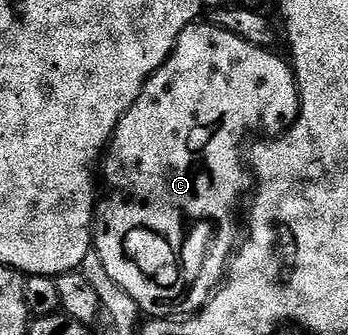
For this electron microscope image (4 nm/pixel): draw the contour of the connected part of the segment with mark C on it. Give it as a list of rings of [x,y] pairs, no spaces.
[[[196,21],[180,33],[168,61],[153,77],[146,82],[140,97],[124,113],[114,131],[114,138],[108,144],[104,155],[104,171],[106,167],[106,192],[101,192],[94,208],[94,225],[92,228],[92,247],[97,251],[100,261],[104,261],[104,269],[108,269],[108,277],[136,301],[139,312],[143,316],[156,319],[169,319],[171,317],[189,317],[205,307],[214,292],[222,285],[223,278],[228,270],[228,264],[236,250],[240,239],[240,227],[234,220],[234,210],[238,207],[238,198],[246,187],[248,167],[244,162],[244,147],[242,142],[249,131],[254,131],[258,126],[271,127],[271,132],[281,133],[294,124],[298,119],[300,100],[298,97],[298,83],[294,80],[294,69],[285,58],[273,55],[273,50],[267,49],[257,43],[249,43],[236,33],[228,33],[224,29],[214,26],[213,22]]]

